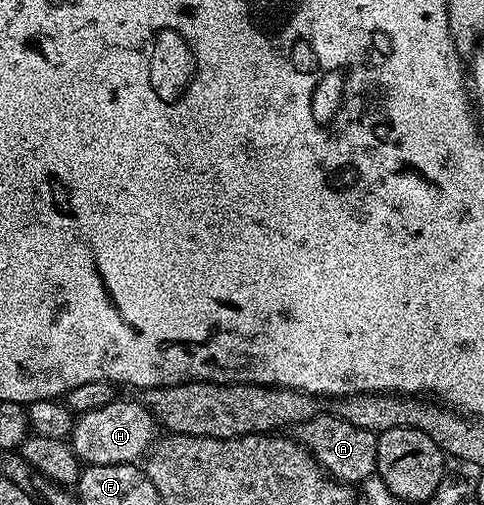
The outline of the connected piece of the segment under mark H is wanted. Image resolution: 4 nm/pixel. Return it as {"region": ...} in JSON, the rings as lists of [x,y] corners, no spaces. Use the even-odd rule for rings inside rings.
{"region":[[[119,397],[114,403],[78,416],[69,442],[75,455],[87,465],[138,464],[155,446],[155,431],[157,424],[148,407],[143,406],[142,402],[135,400],[134,403],[131,399]]]}

